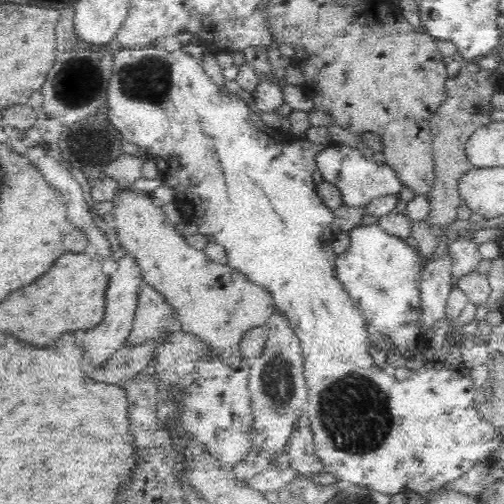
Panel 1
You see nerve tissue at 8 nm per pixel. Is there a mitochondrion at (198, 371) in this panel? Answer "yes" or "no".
no

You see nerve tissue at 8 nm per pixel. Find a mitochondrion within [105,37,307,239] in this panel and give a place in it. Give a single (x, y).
(147, 80)

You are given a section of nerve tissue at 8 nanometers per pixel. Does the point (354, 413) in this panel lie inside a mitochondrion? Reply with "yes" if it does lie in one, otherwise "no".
yes

